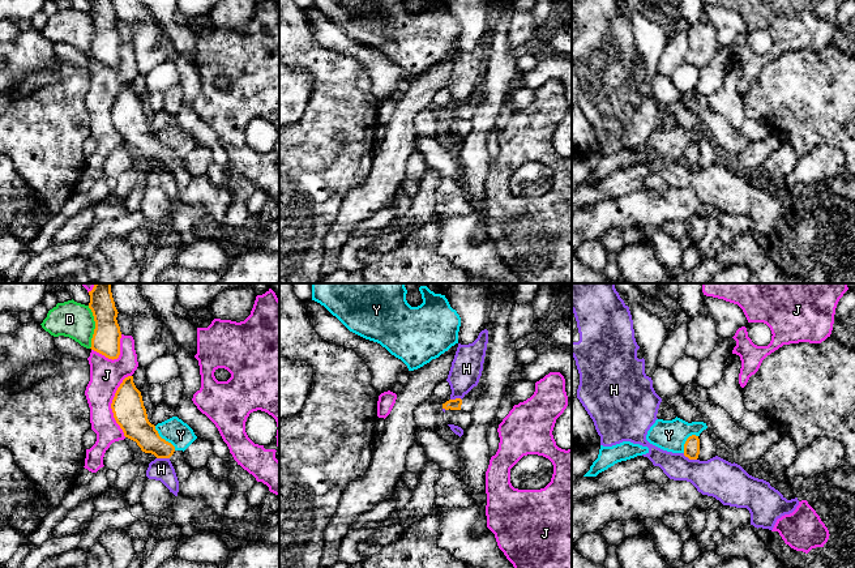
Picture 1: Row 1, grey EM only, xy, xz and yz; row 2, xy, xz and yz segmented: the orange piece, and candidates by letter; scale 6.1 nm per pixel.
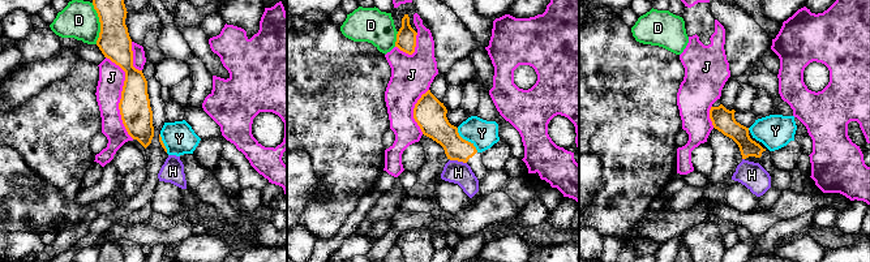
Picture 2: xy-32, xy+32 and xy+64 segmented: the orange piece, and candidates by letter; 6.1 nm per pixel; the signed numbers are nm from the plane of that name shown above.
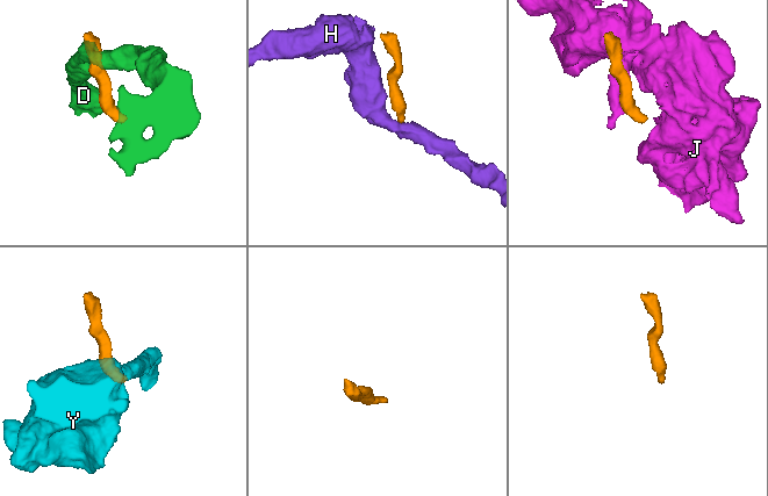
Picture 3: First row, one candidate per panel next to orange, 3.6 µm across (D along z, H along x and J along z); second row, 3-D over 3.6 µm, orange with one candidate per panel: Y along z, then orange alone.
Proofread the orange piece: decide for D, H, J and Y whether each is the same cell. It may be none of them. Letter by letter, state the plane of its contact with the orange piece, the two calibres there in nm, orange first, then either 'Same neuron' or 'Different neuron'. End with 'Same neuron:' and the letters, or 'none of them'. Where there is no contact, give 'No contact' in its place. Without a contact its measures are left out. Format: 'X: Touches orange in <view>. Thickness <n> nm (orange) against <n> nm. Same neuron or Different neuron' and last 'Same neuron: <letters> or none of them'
D: Touches orange in xy. Thickness 180 nm (orange) against 220 nm. Different neuron
H: Touches orange in yz. Thickness 100 nm (orange) against 240 nm. Different neuron
J: Touches orange in xy. Thickness 200 nm (orange) against 200 nm. Different neuron
Y: Touches orange in xy. Thickness 190 nm (orange) against 160 nm. Different neuron
Same neuron: none of them

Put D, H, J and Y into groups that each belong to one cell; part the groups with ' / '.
D / H / J / Y

